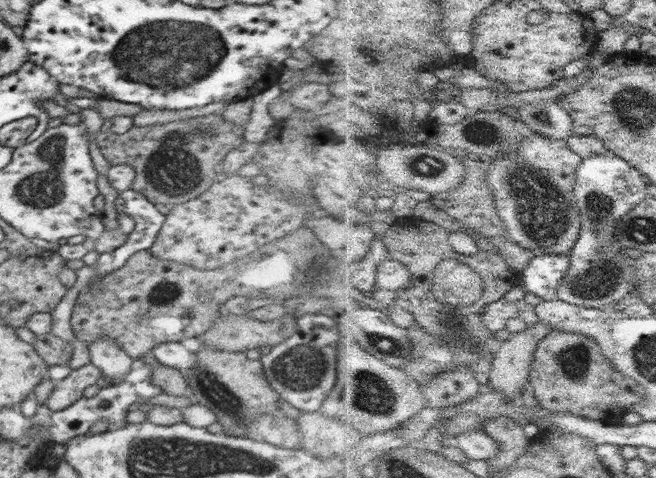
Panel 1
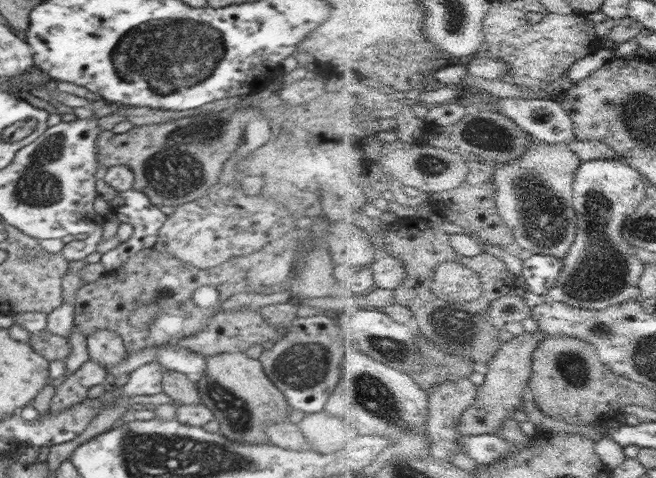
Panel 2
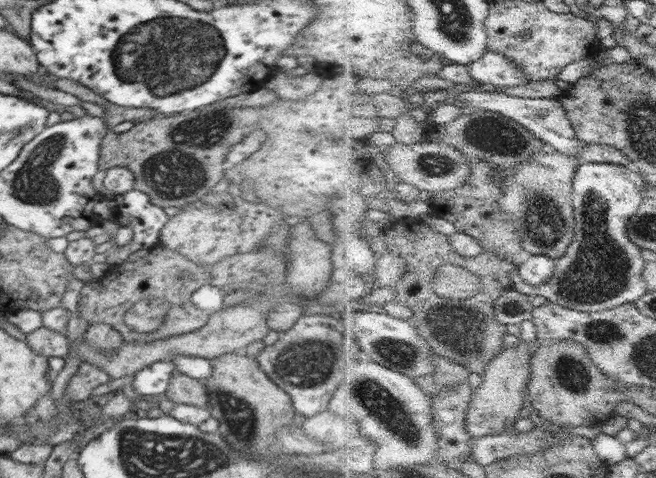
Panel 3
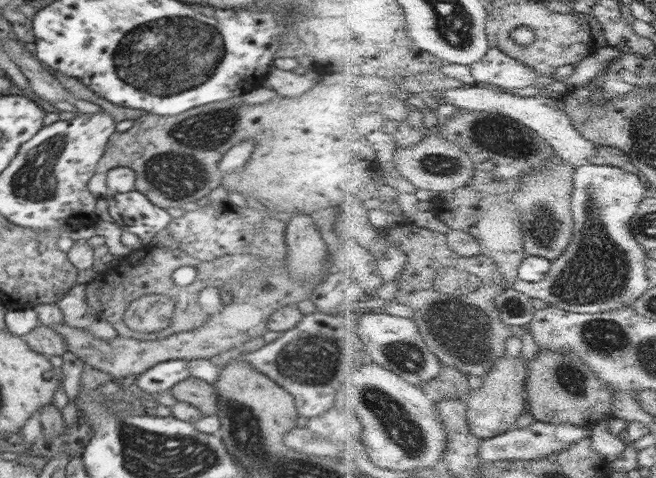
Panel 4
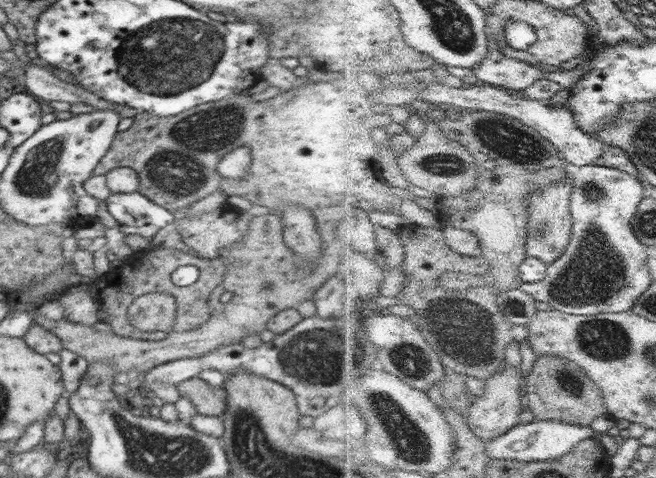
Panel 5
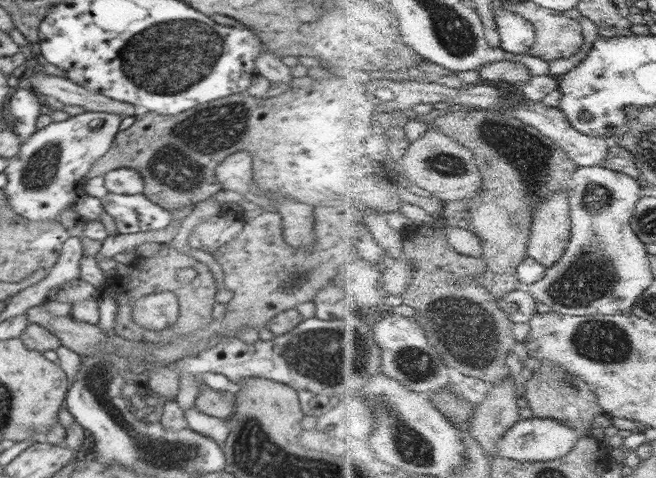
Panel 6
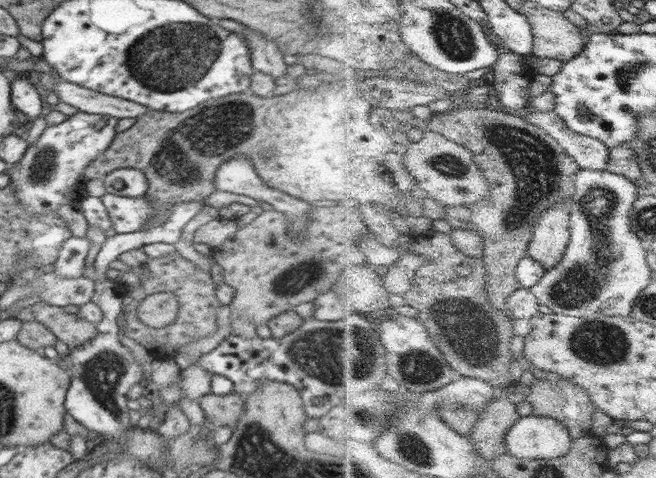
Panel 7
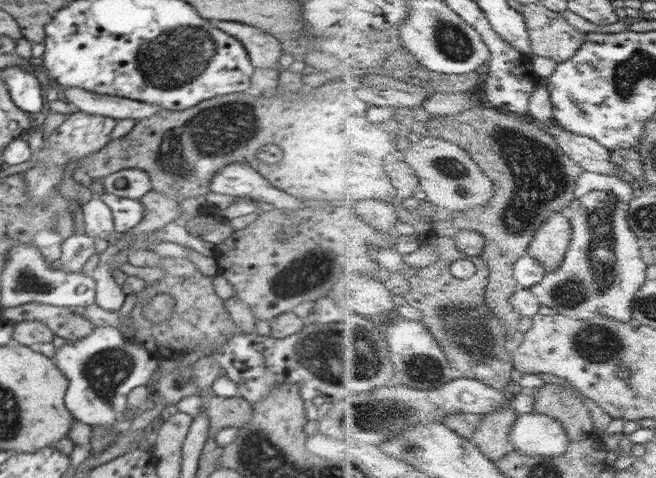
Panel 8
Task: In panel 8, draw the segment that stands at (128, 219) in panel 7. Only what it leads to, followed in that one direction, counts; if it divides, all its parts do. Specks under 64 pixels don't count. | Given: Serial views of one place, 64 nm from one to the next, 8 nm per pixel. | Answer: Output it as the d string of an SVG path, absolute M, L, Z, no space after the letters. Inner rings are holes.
M104 192L99 196L110 207L115 234L125 233L134 228L144 217L144 206L140 200L120 198Z

